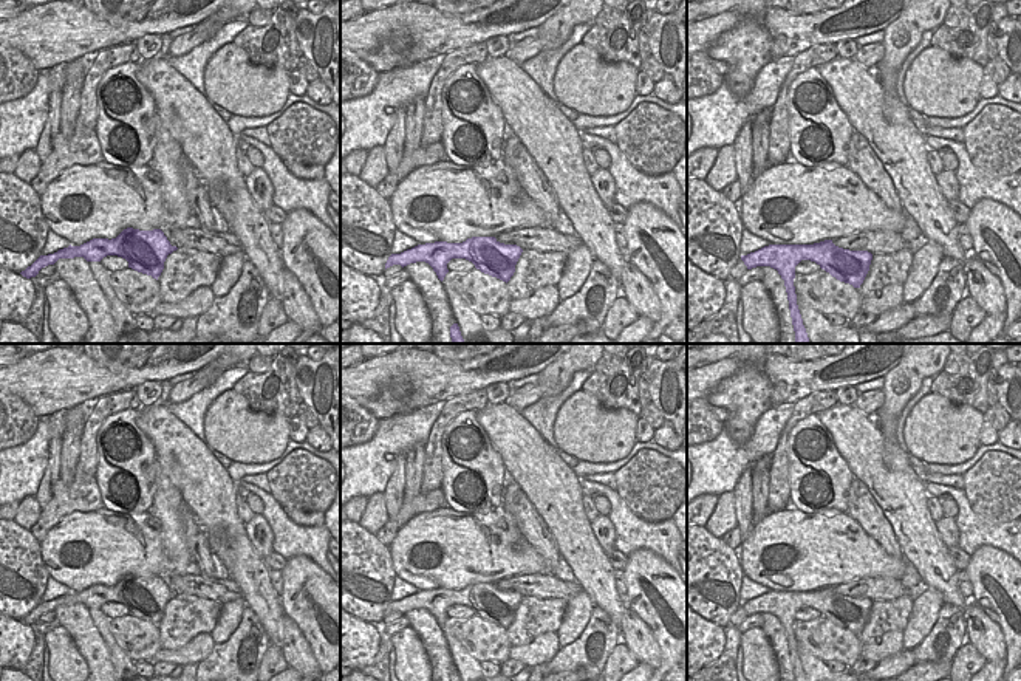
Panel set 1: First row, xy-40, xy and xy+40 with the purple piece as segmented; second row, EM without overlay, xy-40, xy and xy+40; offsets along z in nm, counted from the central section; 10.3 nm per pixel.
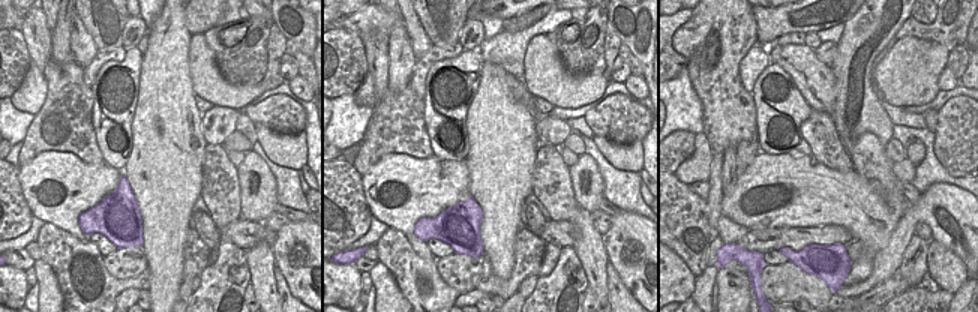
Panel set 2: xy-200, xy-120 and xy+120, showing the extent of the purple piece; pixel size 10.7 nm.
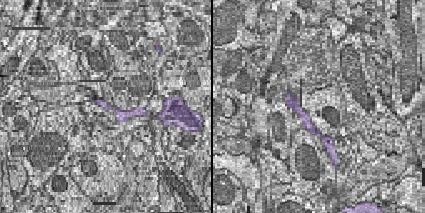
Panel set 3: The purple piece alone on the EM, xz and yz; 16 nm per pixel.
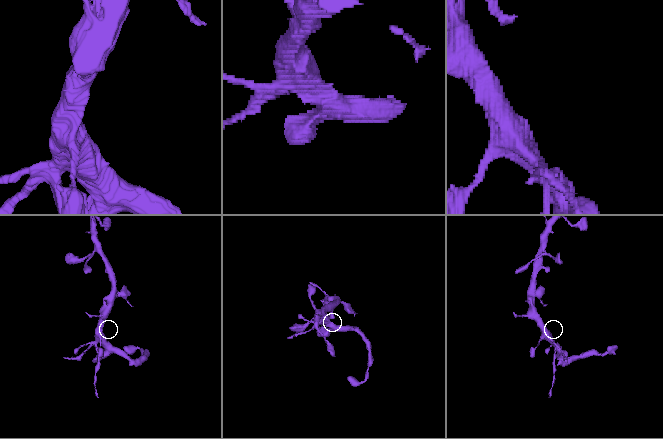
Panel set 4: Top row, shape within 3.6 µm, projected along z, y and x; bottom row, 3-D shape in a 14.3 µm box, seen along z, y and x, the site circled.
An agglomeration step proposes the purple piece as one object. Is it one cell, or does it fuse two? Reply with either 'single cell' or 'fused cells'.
fused cells

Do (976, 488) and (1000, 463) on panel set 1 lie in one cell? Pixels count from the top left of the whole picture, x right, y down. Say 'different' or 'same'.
same

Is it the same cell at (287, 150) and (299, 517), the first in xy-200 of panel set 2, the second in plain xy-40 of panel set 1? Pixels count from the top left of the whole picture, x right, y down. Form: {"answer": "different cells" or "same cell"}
{"answer": "same cell"}

